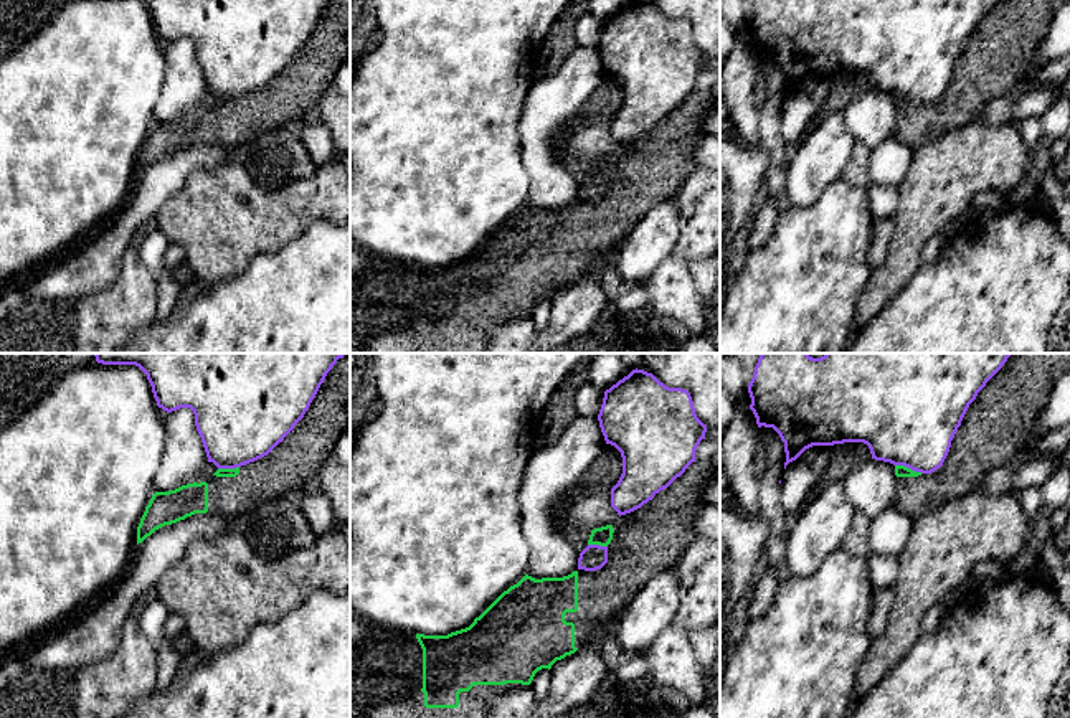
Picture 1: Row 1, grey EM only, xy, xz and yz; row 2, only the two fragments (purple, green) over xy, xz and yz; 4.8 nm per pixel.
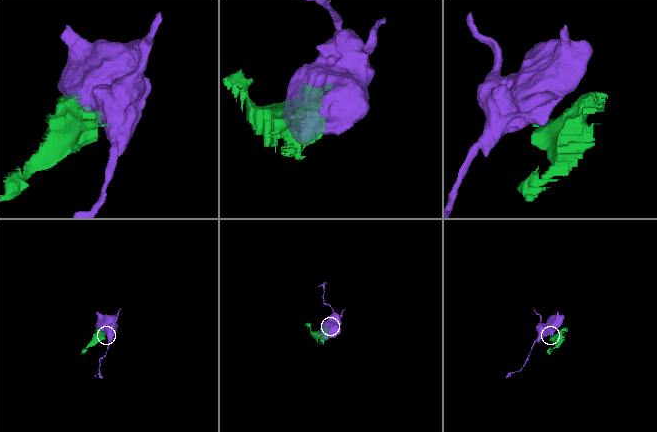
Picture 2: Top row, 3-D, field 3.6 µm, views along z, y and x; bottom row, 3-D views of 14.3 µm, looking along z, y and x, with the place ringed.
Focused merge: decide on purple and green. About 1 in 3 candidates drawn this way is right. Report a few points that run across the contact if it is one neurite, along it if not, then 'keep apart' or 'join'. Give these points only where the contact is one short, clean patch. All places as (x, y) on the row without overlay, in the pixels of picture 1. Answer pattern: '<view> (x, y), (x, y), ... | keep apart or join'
yz (895, 94), (922, 103) | keep apart

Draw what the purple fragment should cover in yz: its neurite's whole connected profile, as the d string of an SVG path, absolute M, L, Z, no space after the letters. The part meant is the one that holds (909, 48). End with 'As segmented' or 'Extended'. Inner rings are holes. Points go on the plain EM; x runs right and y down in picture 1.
M755 0L748 15L750 40L758 58L773 58L784 73L786 92L812 76L864 73L872 89L931 104L949 83L951 71L978 23L999 0Z. As segmented

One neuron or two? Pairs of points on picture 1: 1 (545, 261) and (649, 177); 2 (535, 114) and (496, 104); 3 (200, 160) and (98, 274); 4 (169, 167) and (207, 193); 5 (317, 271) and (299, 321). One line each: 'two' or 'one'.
1: one
2: two
3: one
4: two
5: one

